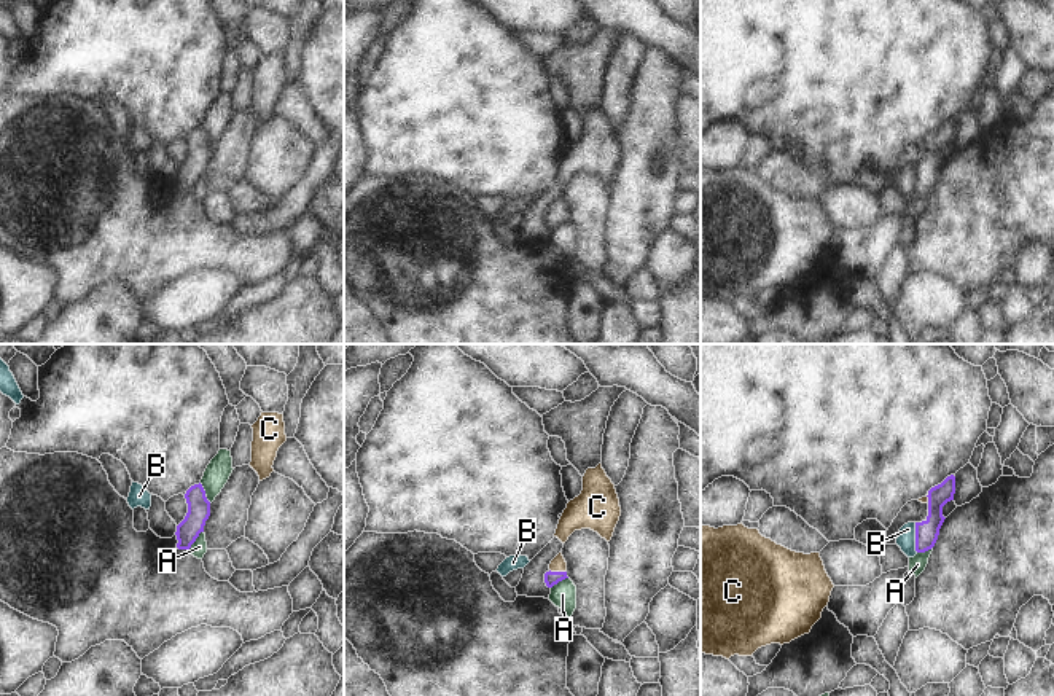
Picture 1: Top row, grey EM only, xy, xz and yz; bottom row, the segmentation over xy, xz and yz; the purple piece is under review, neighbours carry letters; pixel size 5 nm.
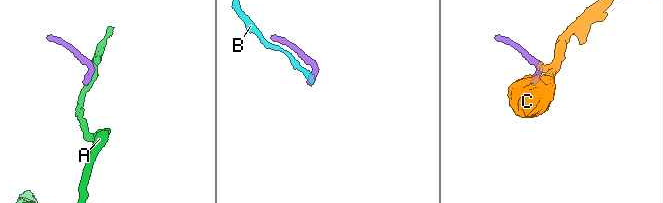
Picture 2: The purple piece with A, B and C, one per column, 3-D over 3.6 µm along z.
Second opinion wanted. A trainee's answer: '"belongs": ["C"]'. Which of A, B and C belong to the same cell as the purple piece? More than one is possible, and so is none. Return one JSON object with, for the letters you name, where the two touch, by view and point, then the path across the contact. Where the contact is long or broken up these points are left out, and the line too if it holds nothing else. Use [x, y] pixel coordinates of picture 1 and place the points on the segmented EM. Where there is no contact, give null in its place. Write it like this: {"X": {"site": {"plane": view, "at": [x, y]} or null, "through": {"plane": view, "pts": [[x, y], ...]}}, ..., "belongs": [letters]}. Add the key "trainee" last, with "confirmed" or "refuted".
{"C": {"site": {"plane": "xz", "at": [558, 572]}, "through": {"plane": "xz", "pts": [[551, 578], [558, 572], [558, 564]]}}, "belongs": ["C"], "trainee": "confirmed"}

